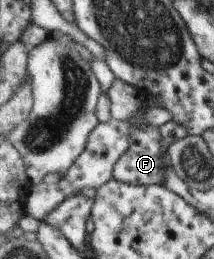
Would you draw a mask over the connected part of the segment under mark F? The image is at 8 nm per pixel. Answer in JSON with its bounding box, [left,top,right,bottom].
[114,110,169,185]

